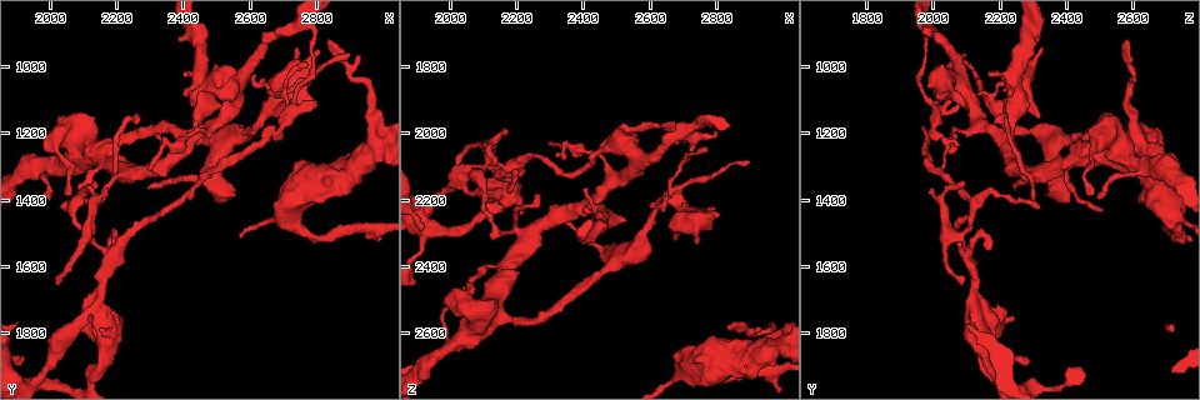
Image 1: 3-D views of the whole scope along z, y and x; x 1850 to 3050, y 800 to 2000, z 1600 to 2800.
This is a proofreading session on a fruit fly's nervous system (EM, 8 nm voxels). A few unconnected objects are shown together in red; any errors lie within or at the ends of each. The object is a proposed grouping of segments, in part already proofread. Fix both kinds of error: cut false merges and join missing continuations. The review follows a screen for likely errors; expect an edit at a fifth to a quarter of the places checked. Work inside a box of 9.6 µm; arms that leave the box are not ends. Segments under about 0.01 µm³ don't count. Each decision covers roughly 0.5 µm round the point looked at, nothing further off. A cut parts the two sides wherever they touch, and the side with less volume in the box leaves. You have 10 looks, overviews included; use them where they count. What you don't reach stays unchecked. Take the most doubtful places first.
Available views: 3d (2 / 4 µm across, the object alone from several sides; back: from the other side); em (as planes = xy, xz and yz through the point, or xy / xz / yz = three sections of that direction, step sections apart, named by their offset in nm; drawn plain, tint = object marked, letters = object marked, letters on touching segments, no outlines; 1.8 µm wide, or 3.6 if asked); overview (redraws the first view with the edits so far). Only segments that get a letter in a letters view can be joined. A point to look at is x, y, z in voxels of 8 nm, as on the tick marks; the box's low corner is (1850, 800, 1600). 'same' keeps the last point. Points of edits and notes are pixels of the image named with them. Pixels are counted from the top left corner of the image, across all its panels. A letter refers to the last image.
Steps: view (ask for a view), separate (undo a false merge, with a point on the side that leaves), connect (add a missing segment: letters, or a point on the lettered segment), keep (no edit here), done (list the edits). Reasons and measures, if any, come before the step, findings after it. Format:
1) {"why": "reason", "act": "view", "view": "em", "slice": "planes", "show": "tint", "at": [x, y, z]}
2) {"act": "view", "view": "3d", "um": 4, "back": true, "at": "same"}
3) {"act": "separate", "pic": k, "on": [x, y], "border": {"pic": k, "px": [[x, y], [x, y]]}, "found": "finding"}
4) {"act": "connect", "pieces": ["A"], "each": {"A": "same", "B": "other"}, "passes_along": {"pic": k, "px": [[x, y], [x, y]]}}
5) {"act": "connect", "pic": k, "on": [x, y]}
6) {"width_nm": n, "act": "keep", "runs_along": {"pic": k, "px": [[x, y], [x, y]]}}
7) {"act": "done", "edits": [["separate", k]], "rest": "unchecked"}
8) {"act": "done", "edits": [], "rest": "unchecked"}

{"why": "four-way junction", "act": "view", "view": "em", "um": 3.6, "slice": "yz", "step": 8, "show": "tint", "at": [2140, 1760, 2120]}

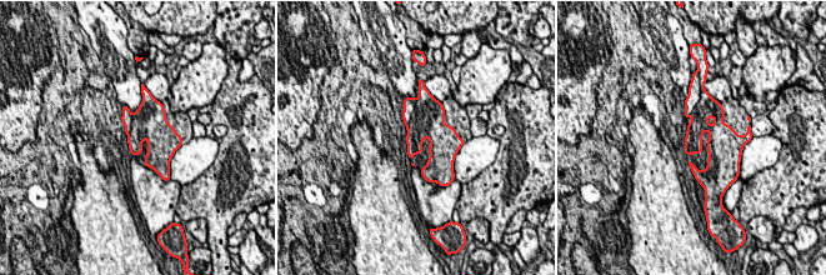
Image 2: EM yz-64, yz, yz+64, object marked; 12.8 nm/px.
{"act": "view", "view": "em", "um": 3.6, "slice": "yz", "step": 8, "show": "letters", "at": "same"}

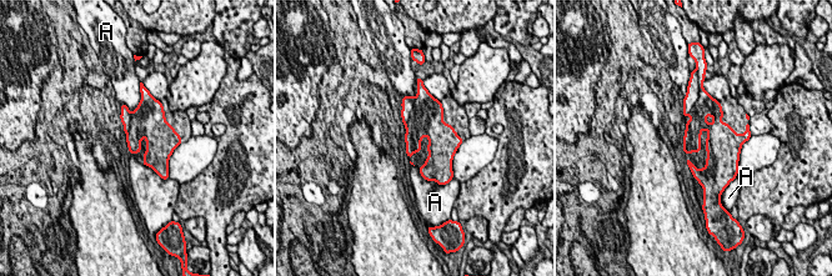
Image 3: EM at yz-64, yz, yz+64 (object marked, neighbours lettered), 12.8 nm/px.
{"longest_contact_nm": ["A", 280], "act": "separate", "pic": 3, "on": [407, 103], "each": {"A": "other"}, "border": {"pic": 3, "px": [[417, 96], [405, 126]]}, "found": "a second neuron is stuck on"}

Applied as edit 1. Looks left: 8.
{"why": "redraw", "act": "view", "view": "overview"}

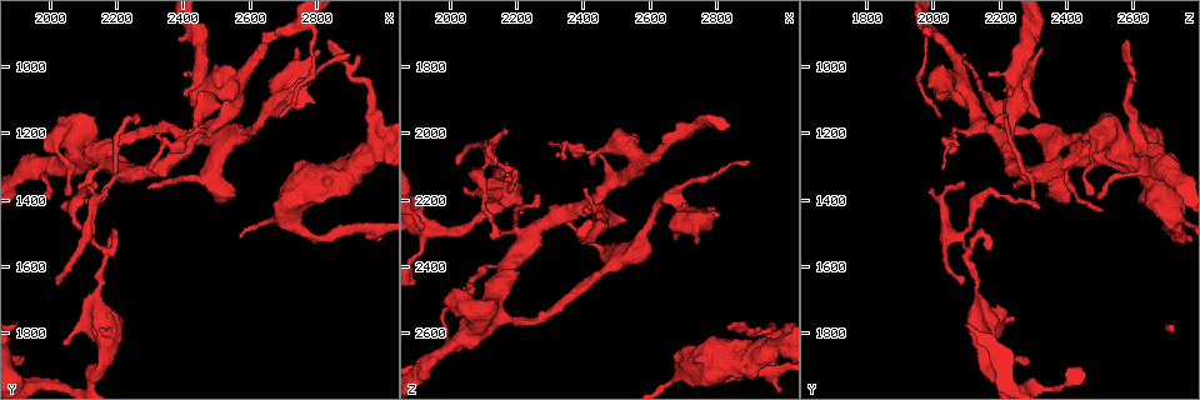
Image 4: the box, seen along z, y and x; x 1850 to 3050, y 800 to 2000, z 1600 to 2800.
{"why": "sharp bend", "act": "view", "view": "3d", "um": 4, "at": [2980, 1250, 2630]}

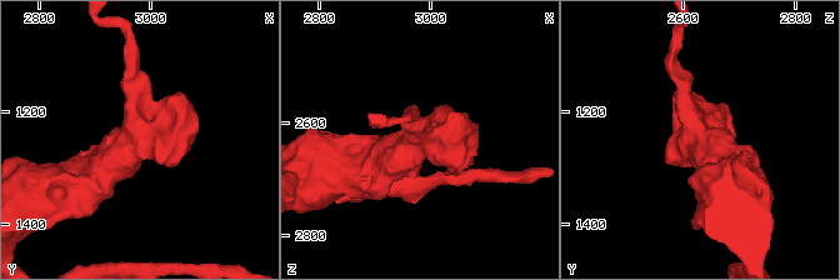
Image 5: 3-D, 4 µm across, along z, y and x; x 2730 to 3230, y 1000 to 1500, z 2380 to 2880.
{"act": "view", "view": "em", "slice": "planes", "show": "letters", "at": [2980, 1250, 2630]}

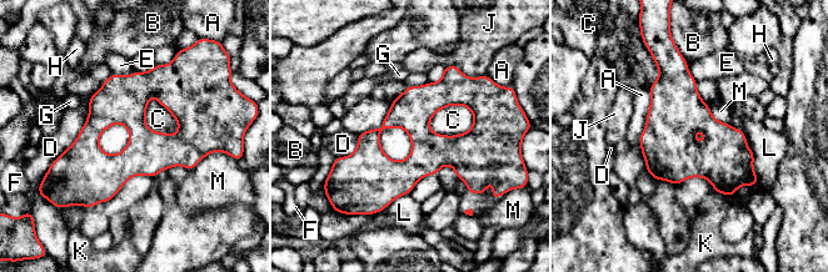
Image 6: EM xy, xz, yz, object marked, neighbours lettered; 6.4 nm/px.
{"width_nm": 240, "act": "keep", "each": {"A": "other", "B": "other", "C": "other", "D": "other", "E": "other", "F": "other", "G": "other", "H": "other", "J": "other", "K": "other", "L": "other", "M": "other"}, "runs_along": {"pic": 6, "px": [[485, 131], [413, 169], [339, 160]]}, "found": "continuous, no second neuron"}

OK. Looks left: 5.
{"why": "narrows sharply", "act": "view", "view": "3d", "um": 2, "at": [2420, 1230, 2210]}

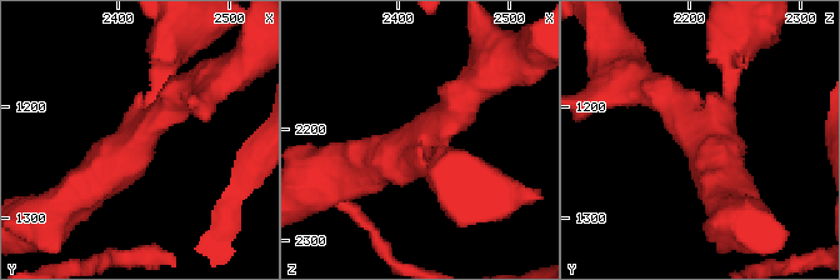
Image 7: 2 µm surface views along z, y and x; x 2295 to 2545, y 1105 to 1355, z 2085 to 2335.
{"arms": 3, "arm_widths_nm": [220, 260, 320], "act": "view", "view": "em", "slice": "xz", "step": 16, "show": "letters", "at": [2416, 1230, 2214]}

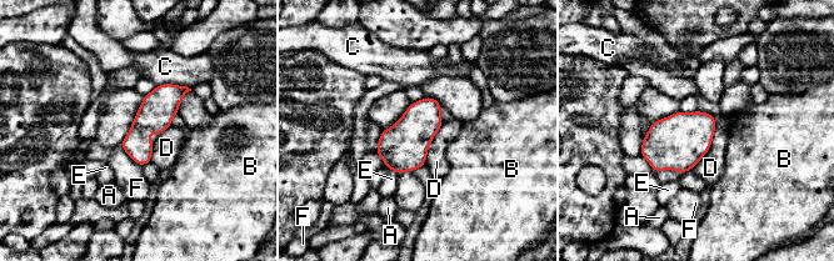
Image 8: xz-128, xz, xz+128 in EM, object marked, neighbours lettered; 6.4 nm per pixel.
{"why": "cut it another way", "act": "view", "view": "em", "slice": "planes", "show": "letters", "at": "same"}

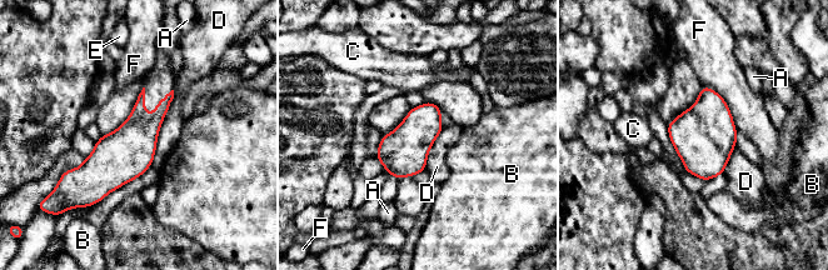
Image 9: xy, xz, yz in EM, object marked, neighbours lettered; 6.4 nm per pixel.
{"act": "keep", "each": {"A": "other", "B": "other", "C": "other", "D": "other", "E": "other", "F": "other"}, "border": {"pic": 9, "px": [[174, 90], [150, 164]]}, "found": "all the same neuron"}

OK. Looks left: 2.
{"why": "calibre changes", "act": "view", "view": "em", "um": 3.6, "slice": "planes", "show": "letters", "at": [2010, 1230, 2500]}

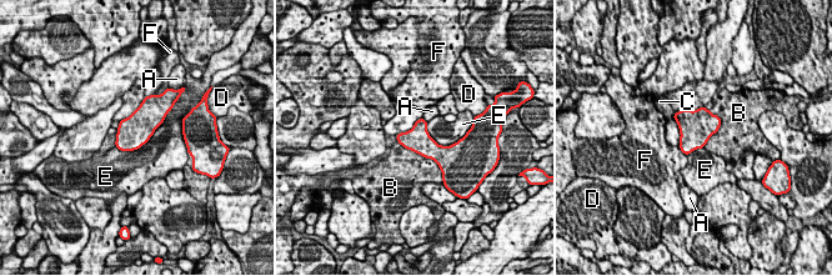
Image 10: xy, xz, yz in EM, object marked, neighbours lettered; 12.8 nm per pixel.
{"width_nm": 320, "act": "keep", "each": {"A": "other", "B": "other", "C": "other", "D": "other", "E": "other", "F": "other"}, "border": {"pic": 10, "px": [[169, 110], [139, 147], [115, 146]]}, "found": "one neuron here"}

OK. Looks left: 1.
{"act": "done", "edits": [["separate", 3]], "rest": "unchecked"}

